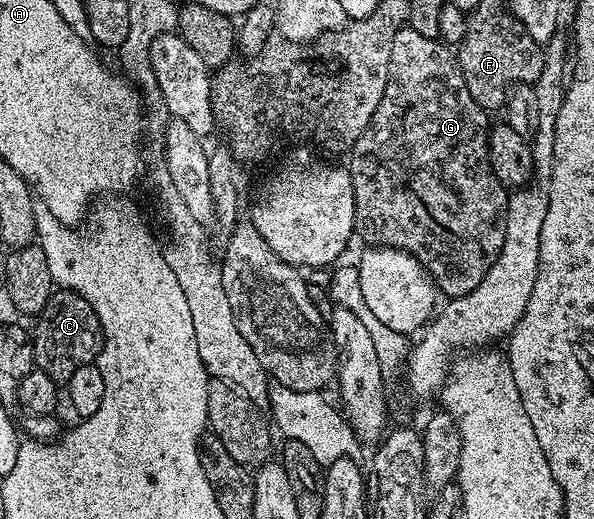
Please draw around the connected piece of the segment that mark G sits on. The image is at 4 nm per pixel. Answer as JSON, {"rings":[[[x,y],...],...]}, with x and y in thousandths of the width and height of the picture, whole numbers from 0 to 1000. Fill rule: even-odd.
{"rings":[[[672,54],[653,89],[658,92],[655,152],[645,170],[638,208],[631,208],[618,247],[608,256],[604,270],[594,279],[584,303],[598,370],[598,443],[603,453],[609,451],[616,459],[616,468],[631,474],[657,474],[667,482],[685,486],[694,497],[705,501],[709,514],[721,524],[737,561],[751,576],[771,574],[793,565],[806,547],[806,539],[813,539],[820,516],[827,509],[833,509],[833,501],[847,478],[847,455],[854,439],[857,374],[854,360],[833,339],[830,318],[823,306],[823,262],[818,256],[820,241],[816,243],[820,220],[793,185],[776,145],[776,129],[769,123],[764,98],[751,83],[736,73],[705,69],[705,62],[687,54]]]}

